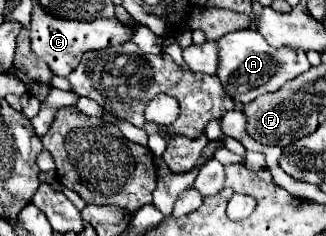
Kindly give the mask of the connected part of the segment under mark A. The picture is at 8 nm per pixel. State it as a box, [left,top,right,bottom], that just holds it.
[216,28,310,104]

